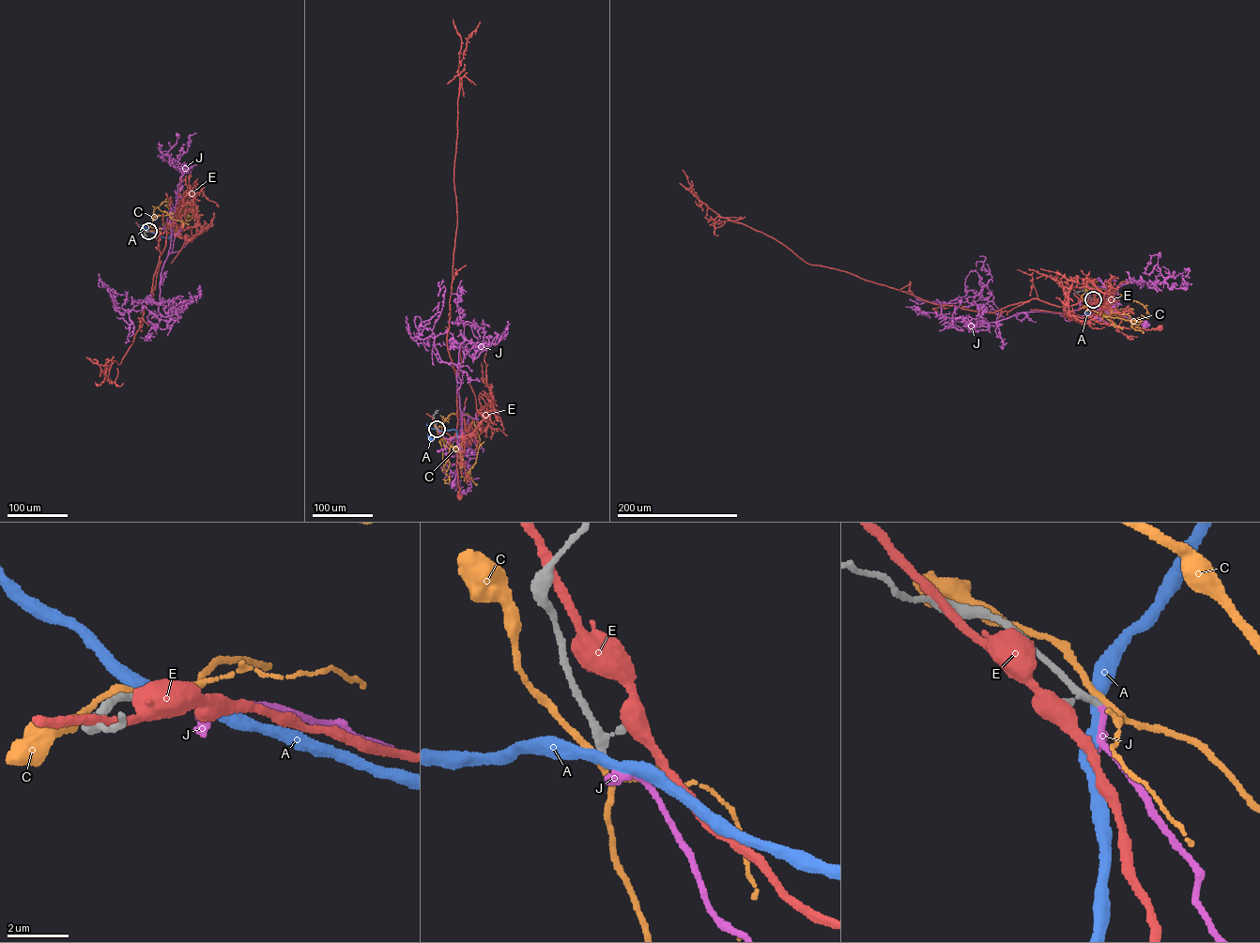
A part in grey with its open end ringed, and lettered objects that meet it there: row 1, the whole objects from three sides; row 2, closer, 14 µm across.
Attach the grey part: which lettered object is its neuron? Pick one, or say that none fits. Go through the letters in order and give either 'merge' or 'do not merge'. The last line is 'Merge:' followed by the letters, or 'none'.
A: do not merge
C: do not merge
E: do not merge
J: merge
Merge: J

